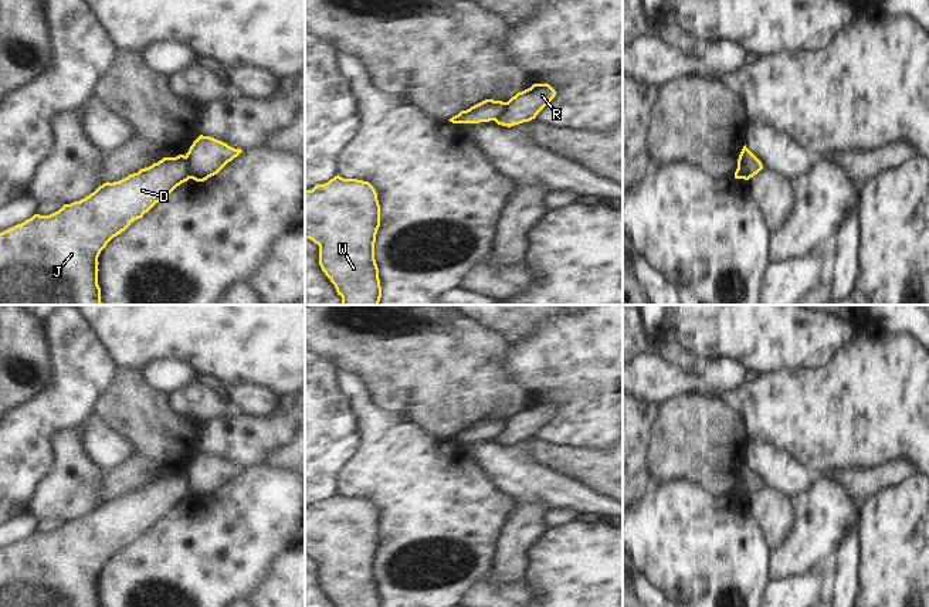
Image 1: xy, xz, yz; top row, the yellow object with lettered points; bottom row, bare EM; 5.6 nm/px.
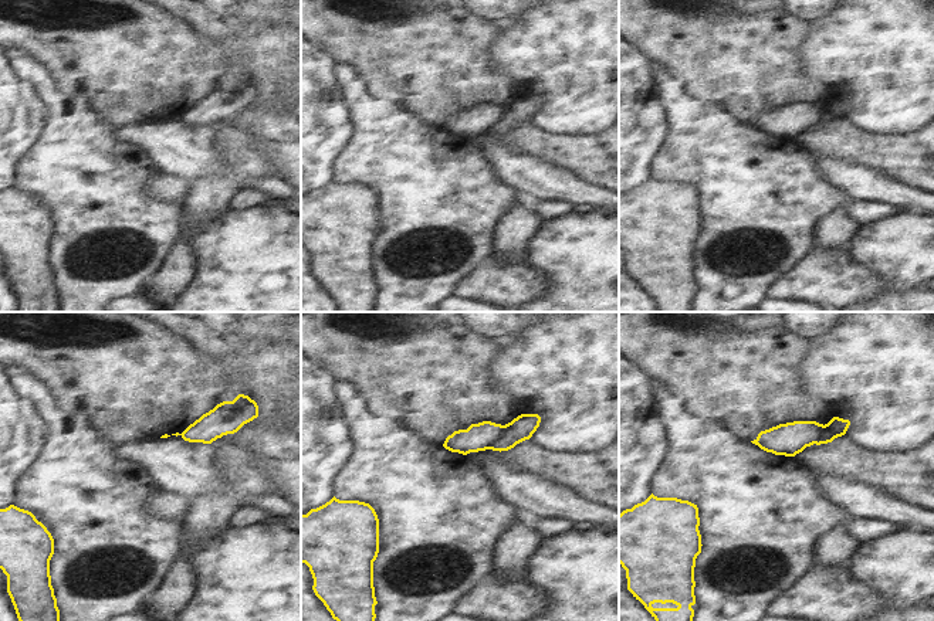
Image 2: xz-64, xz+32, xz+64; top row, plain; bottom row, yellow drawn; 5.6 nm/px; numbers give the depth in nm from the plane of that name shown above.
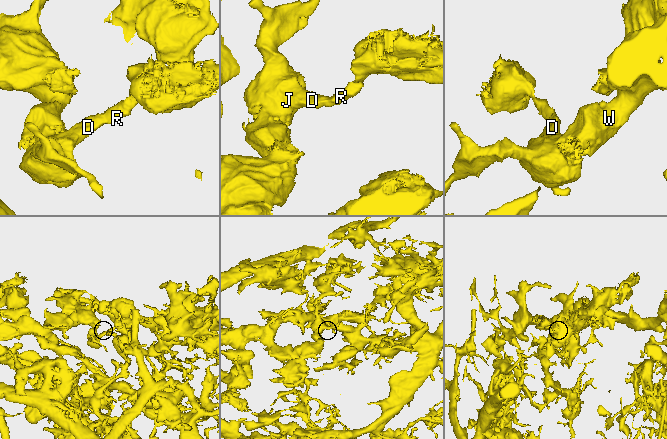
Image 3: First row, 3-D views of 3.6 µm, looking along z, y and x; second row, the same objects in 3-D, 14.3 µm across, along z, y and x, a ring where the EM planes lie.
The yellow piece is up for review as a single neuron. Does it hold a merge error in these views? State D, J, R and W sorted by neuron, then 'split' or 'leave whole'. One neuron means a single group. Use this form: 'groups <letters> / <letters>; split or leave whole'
groups D J W / R; split

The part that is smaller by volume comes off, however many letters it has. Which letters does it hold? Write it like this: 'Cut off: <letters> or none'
Cut off: R

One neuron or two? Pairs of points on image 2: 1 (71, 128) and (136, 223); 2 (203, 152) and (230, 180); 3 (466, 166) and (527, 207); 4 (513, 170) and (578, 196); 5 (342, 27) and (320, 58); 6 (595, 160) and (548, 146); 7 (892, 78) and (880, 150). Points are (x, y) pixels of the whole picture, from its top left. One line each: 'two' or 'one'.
1: one
2: two
3: two
4: one
5: two
6: one
7: two

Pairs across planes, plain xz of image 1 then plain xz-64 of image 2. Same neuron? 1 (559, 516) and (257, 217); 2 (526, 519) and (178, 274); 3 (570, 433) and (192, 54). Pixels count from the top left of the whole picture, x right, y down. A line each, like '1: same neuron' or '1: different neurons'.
1: different neurons
2: same neuron
3: different neurons

